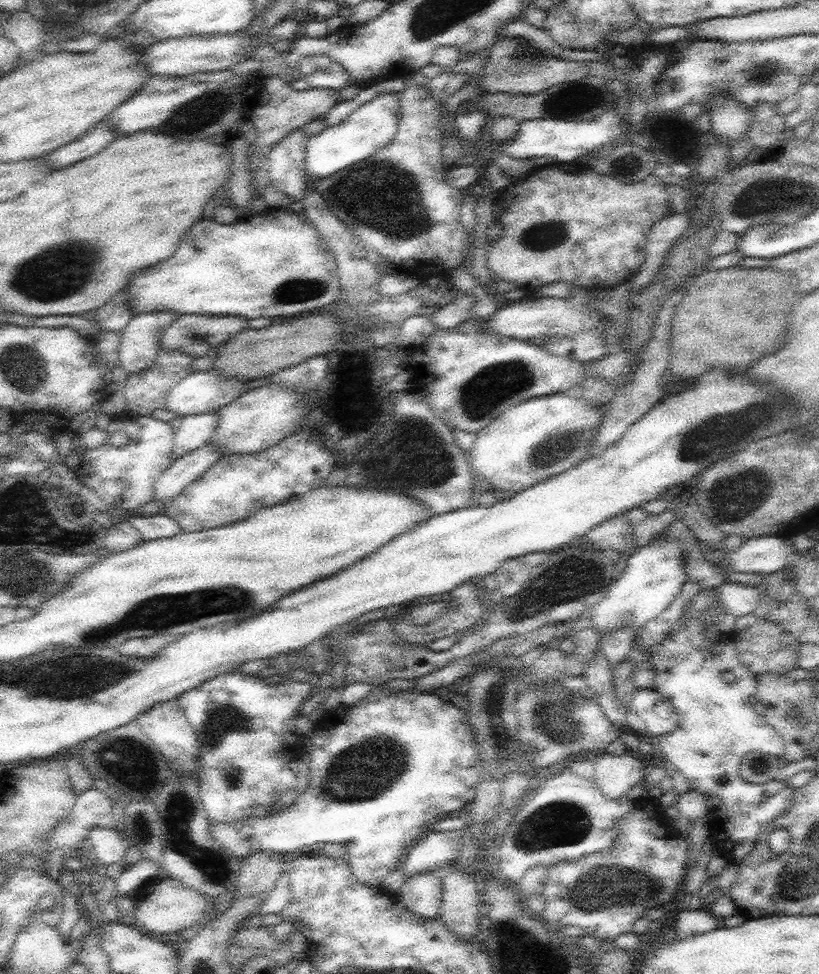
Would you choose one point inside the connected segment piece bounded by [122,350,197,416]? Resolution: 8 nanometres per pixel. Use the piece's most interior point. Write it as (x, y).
(147, 391)

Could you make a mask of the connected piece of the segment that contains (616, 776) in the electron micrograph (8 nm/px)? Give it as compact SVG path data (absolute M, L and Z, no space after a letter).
M628 751L620 756L604 753L596 762L596 784L610 800L628 794L635 784L645 780L647 759Z

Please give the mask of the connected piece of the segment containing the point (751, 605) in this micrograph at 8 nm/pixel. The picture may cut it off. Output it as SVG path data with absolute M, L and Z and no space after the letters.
M726 582L719 589L720 600L725 602L727 612L736 618L752 614L758 608L761 589L746 583Z

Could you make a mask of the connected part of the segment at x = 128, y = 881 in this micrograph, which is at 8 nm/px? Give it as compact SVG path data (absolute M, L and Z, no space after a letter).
M142 858L142 860L137 861L129 869L124 870L117 878L116 897L134 895L144 882L154 879L158 876L158 872L161 871L163 869L160 862Z

